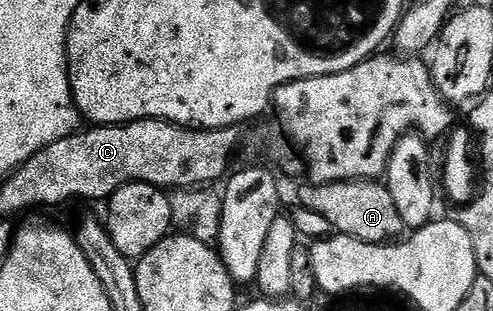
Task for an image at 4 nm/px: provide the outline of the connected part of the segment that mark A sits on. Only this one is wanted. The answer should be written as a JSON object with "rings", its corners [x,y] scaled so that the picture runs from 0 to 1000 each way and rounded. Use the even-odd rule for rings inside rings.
{"rings":[[[769,582],[653,585],[623,595],[609,611],[606,659],[619,662],[629,682],[645,682],[645,695],[655,695],[682,752],[700,752],[720,772],[787,785],[822,749],[819,711],[815,695],[807,695],[807,669],[791,633],[785,595]]]}

